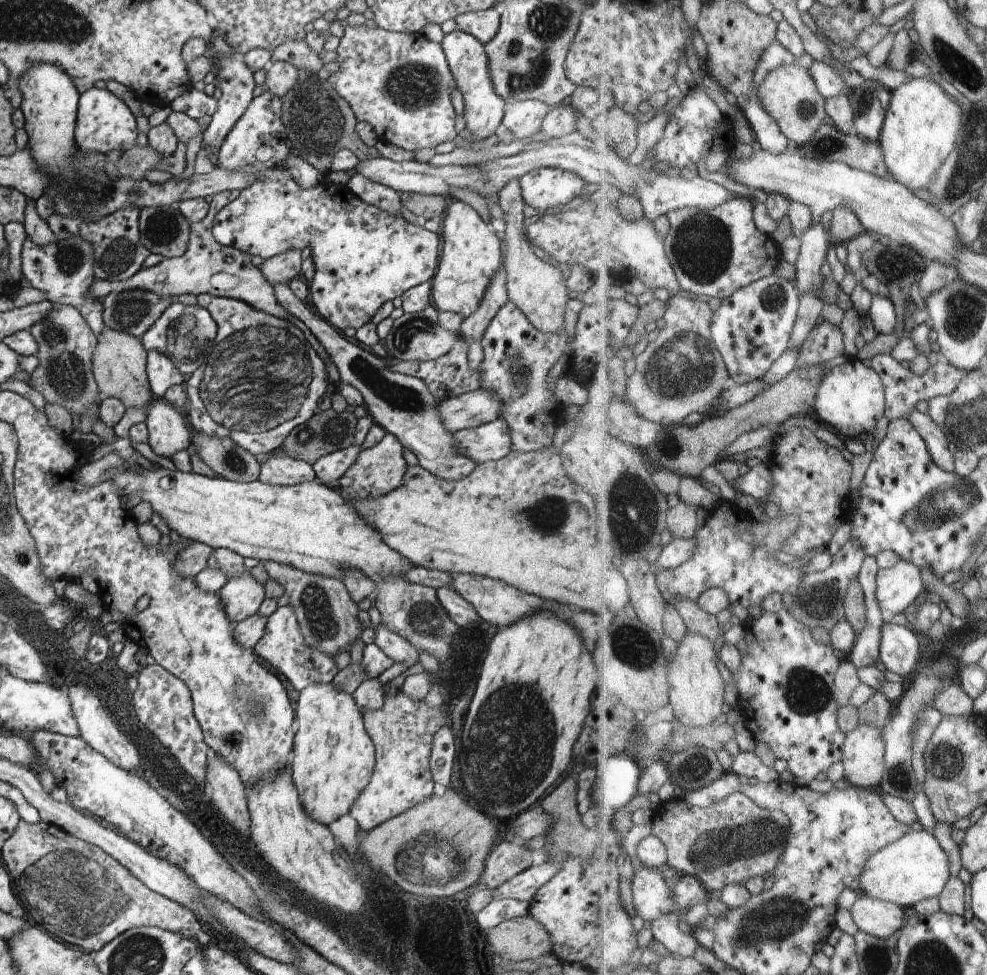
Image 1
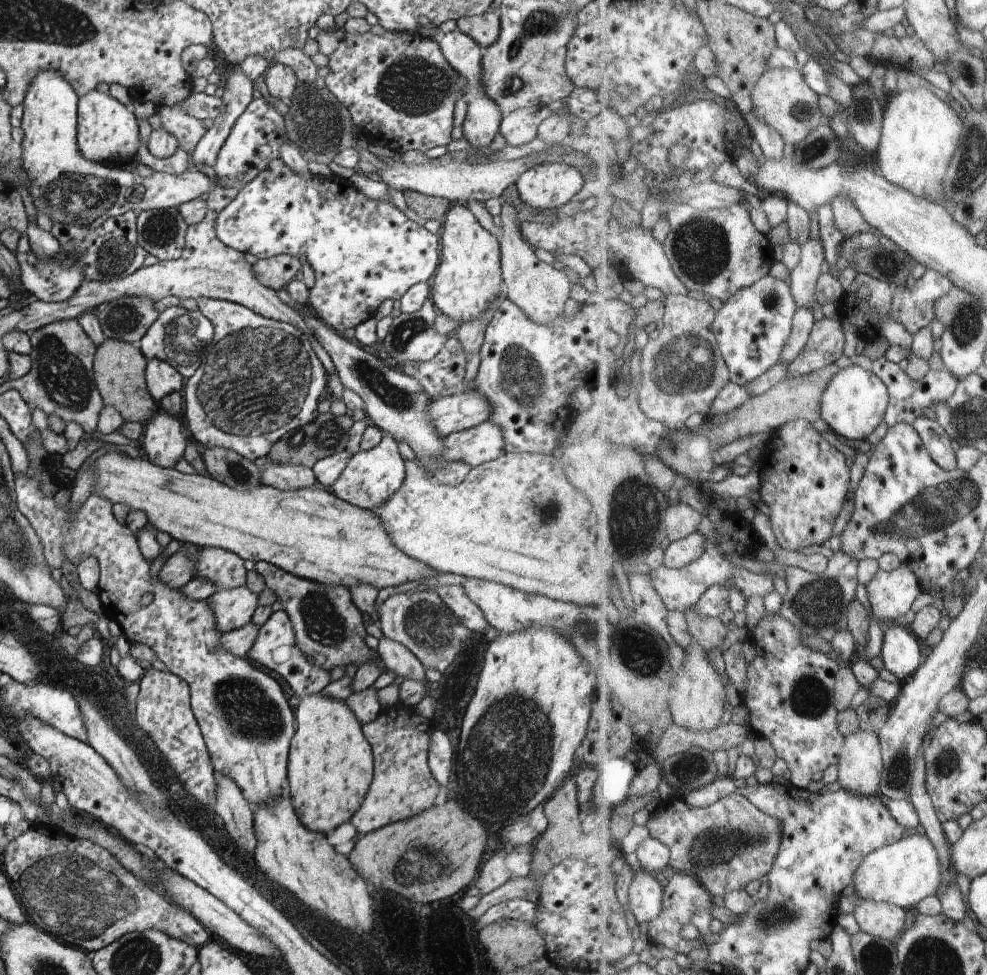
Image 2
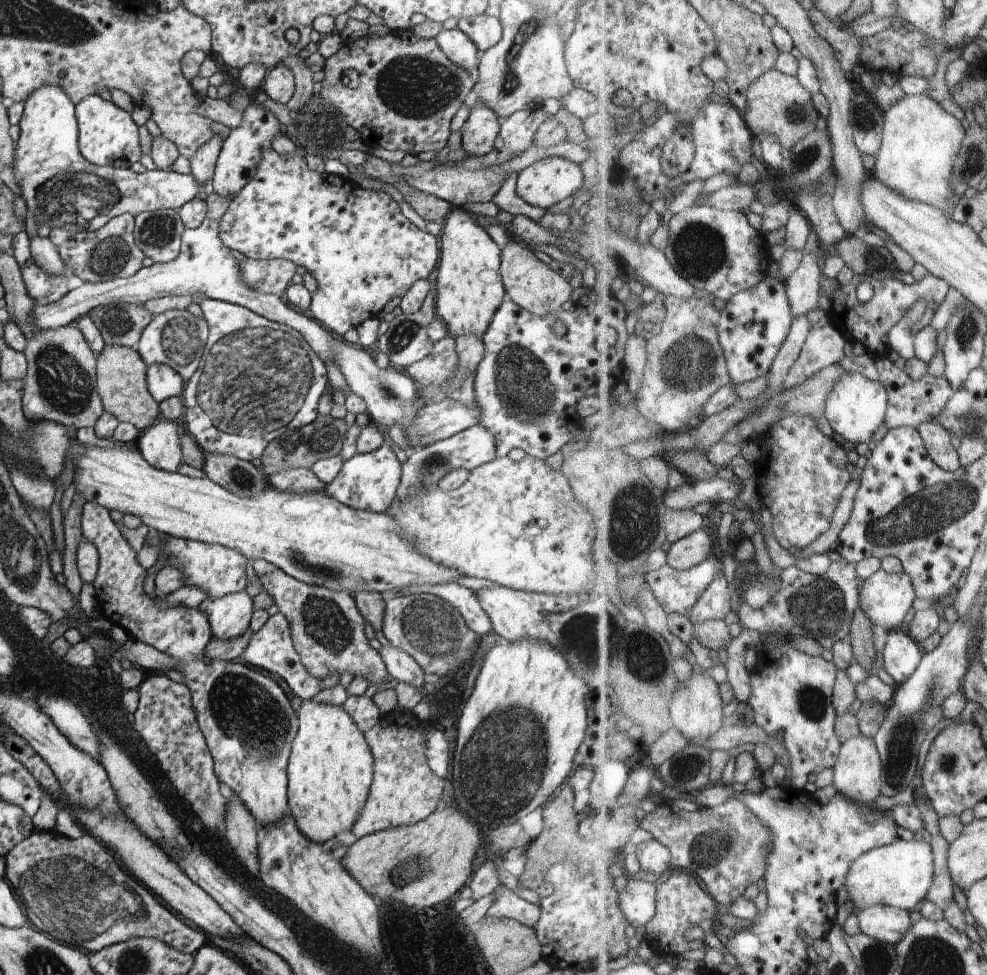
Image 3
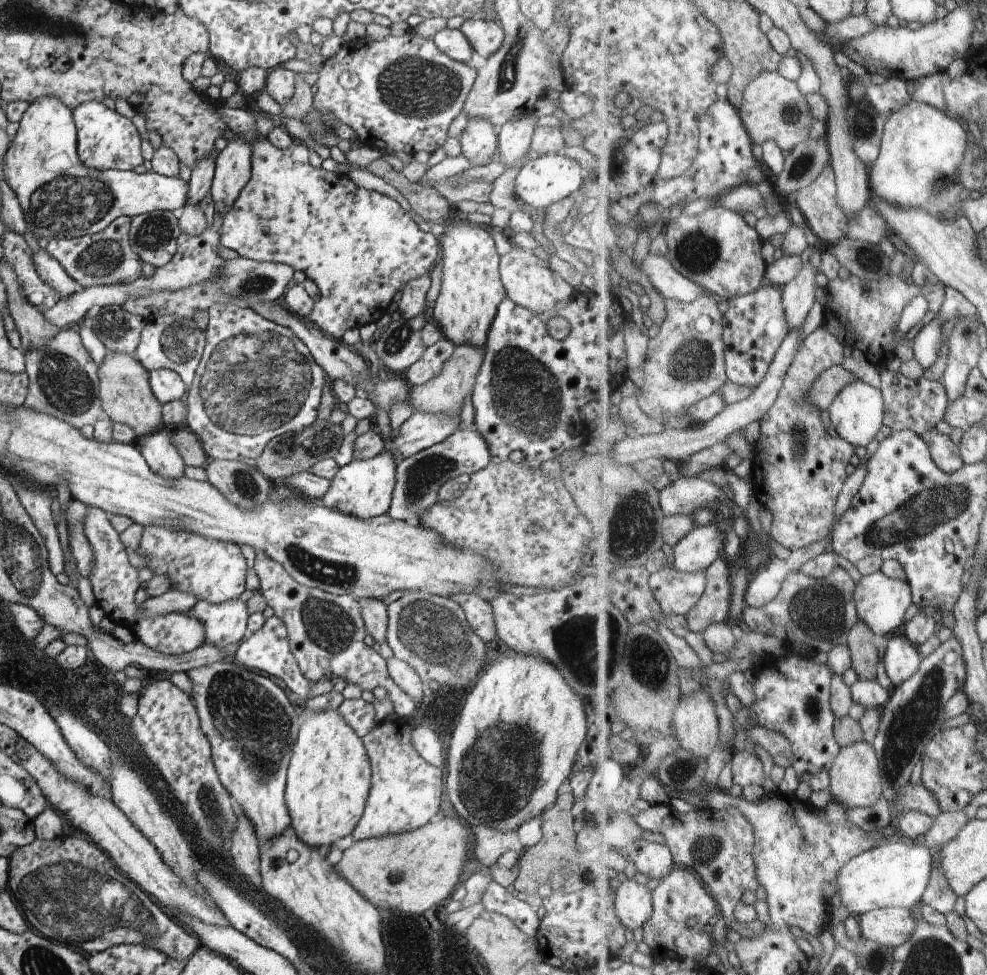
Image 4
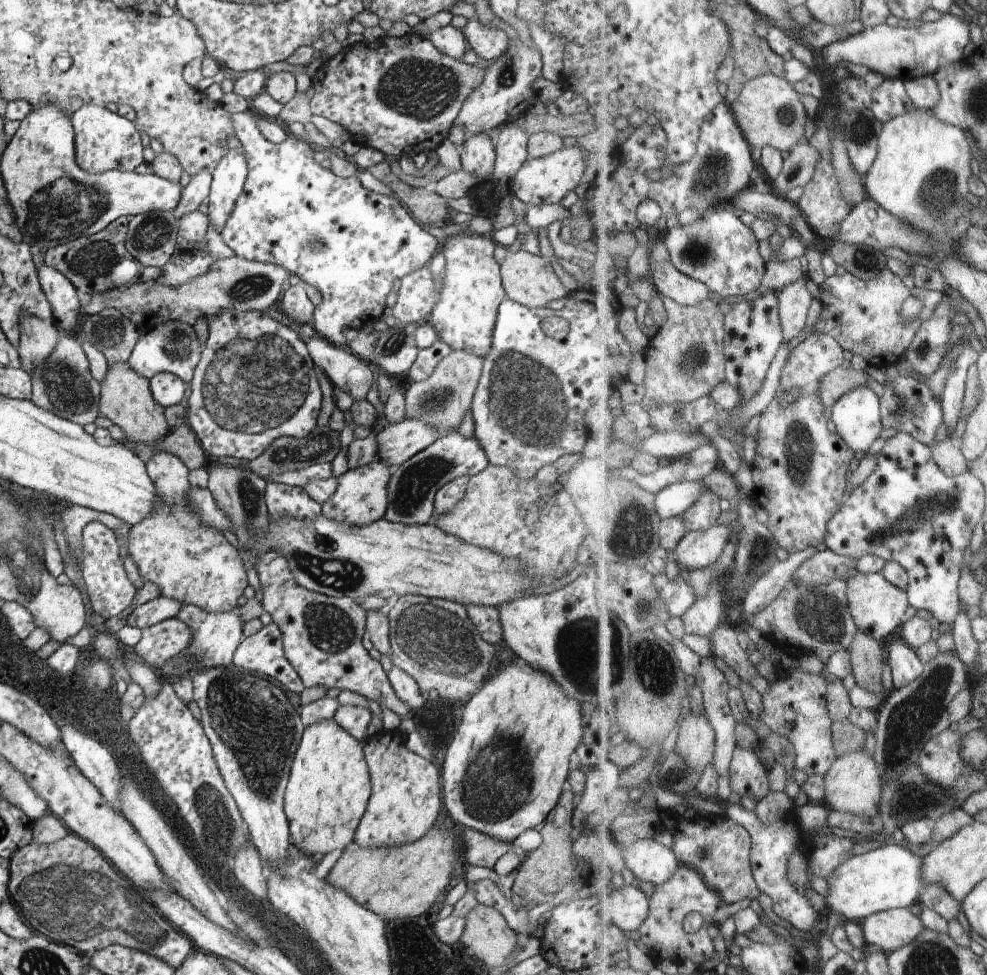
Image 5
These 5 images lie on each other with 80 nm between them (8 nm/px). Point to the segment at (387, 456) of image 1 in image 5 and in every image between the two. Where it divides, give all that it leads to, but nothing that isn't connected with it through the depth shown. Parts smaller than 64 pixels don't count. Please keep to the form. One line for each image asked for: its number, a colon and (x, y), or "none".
2: (371, 477)
3: (367, 482)
4: (363, 488)
5: (360, 498)

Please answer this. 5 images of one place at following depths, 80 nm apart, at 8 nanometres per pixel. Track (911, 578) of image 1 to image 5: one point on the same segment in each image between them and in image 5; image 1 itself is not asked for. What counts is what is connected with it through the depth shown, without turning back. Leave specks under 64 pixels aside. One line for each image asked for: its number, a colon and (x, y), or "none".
2: (892, 594)
3: (888, 598)
4: (882, 600)
5: (878, 605)

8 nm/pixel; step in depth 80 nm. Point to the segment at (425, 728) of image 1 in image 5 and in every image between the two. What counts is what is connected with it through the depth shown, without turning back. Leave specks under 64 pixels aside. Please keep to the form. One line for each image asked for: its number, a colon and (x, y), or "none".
2: (402, 785)
3: (404, 790)
4: (406, 791)
5: (406, 795)

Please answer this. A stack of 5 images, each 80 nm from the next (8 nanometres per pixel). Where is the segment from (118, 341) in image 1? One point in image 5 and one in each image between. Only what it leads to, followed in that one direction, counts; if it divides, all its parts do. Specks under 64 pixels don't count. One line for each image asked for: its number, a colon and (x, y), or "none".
2: (119, 367)
3: (121, 379)
4: (126, 396)
5: (126, 399)

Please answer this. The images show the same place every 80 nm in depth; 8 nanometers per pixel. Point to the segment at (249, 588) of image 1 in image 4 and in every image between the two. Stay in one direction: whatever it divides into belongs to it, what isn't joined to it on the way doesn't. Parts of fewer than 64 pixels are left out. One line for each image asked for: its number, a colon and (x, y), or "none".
2: (233, 608)
3: (229, 617)
4: (225, 625)

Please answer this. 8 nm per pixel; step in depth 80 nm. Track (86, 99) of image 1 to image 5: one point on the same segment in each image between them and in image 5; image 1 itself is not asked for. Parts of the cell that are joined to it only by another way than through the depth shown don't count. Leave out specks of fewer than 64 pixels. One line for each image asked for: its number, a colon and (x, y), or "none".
2: (107, 132)
3: (107, 136)
4: (106, 140)
5: (104, 141)

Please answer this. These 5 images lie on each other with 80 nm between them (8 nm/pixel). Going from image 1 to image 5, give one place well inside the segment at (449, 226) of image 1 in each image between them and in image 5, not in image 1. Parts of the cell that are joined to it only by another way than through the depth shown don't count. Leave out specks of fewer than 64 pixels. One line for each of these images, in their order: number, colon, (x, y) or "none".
2: (468, 279)
3: (469, 290)
4: (471, 289)
5: (472, 290)

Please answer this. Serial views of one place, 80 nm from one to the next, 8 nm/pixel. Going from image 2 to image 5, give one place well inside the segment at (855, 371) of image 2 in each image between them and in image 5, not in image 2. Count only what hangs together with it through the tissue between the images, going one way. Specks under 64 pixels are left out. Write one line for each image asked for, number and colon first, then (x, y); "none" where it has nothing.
3: (858, 408)
4: (858, 414)
5: (858, 415)

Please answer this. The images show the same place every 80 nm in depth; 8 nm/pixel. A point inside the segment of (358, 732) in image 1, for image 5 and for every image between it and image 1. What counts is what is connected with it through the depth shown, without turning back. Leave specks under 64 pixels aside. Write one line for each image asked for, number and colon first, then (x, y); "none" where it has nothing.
2: (330, 768)
3: (330, 770)
4: (329, 774)
5: (328, 789)

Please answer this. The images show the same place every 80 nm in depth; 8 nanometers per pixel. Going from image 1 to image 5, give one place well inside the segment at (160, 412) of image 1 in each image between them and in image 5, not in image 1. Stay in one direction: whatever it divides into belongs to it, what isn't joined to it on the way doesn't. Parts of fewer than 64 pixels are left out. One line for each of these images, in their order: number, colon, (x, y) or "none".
2: (163, 443)
3: (159, 445)
4: (161, 455)
5: (191, 562)

